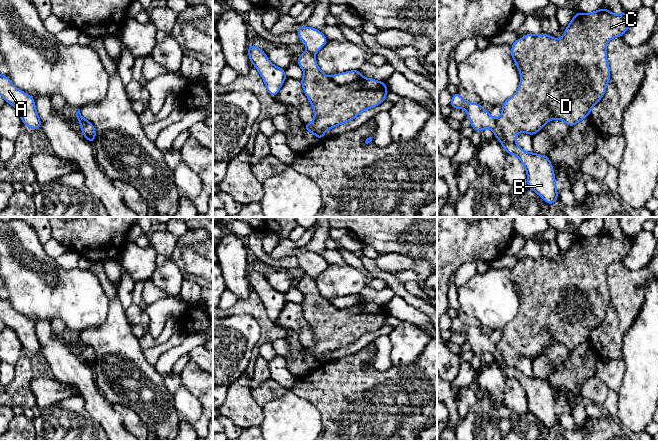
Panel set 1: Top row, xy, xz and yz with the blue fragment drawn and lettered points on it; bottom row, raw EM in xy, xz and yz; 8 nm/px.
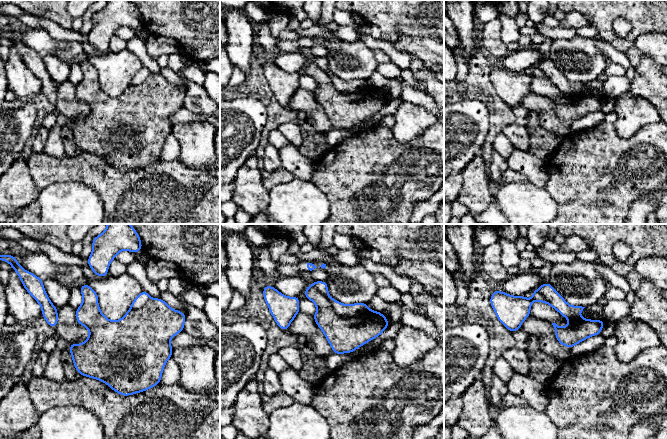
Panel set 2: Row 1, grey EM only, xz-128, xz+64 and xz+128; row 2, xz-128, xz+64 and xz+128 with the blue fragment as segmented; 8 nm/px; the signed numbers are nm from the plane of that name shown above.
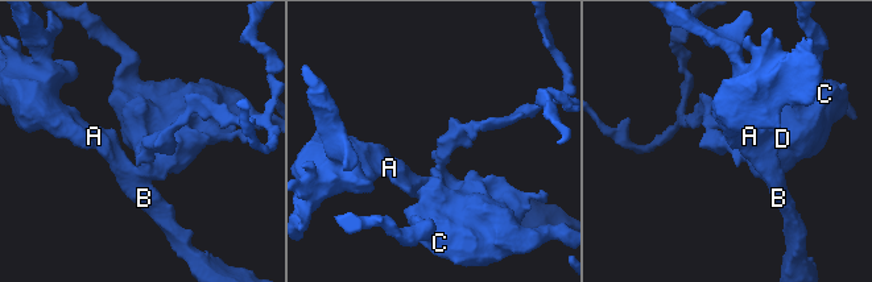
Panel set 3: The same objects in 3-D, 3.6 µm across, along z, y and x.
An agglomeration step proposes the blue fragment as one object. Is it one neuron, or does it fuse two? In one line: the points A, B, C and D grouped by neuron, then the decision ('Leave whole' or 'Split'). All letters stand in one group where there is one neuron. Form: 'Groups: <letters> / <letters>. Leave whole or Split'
Groups: A B / C D. Split

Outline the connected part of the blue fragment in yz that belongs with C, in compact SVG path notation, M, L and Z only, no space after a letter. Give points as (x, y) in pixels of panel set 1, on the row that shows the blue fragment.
M604 7L591 12L576 12L565 28L564 36L556 39L544 34L527 33L512 45L511 56L521 75L520 85L513 96L502 105L502 114L496 124L507 142L515 142L520 132L531 136L552 119L560 119L572 127L589 117L591 108L598 103L610 81L607 62L608 41L622 37L632 23L632 15L616 15Z

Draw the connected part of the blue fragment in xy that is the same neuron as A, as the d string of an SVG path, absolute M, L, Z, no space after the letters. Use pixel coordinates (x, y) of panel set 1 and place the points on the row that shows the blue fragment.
M0 74L0 95L6 103L14 106L24 125L32 130L41 130L41 120L32 96L13 85L8 76Z

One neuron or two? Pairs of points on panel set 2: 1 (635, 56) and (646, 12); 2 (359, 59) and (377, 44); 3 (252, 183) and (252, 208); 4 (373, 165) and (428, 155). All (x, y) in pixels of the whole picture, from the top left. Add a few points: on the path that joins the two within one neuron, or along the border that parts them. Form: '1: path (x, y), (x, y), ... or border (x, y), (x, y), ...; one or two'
1: border (629, 47), (625, 52); two
2: border (360, 39), (372, 50); two
3: path (252, 189), (252, 202); one
4: path (387, 165), (414, 165); one

